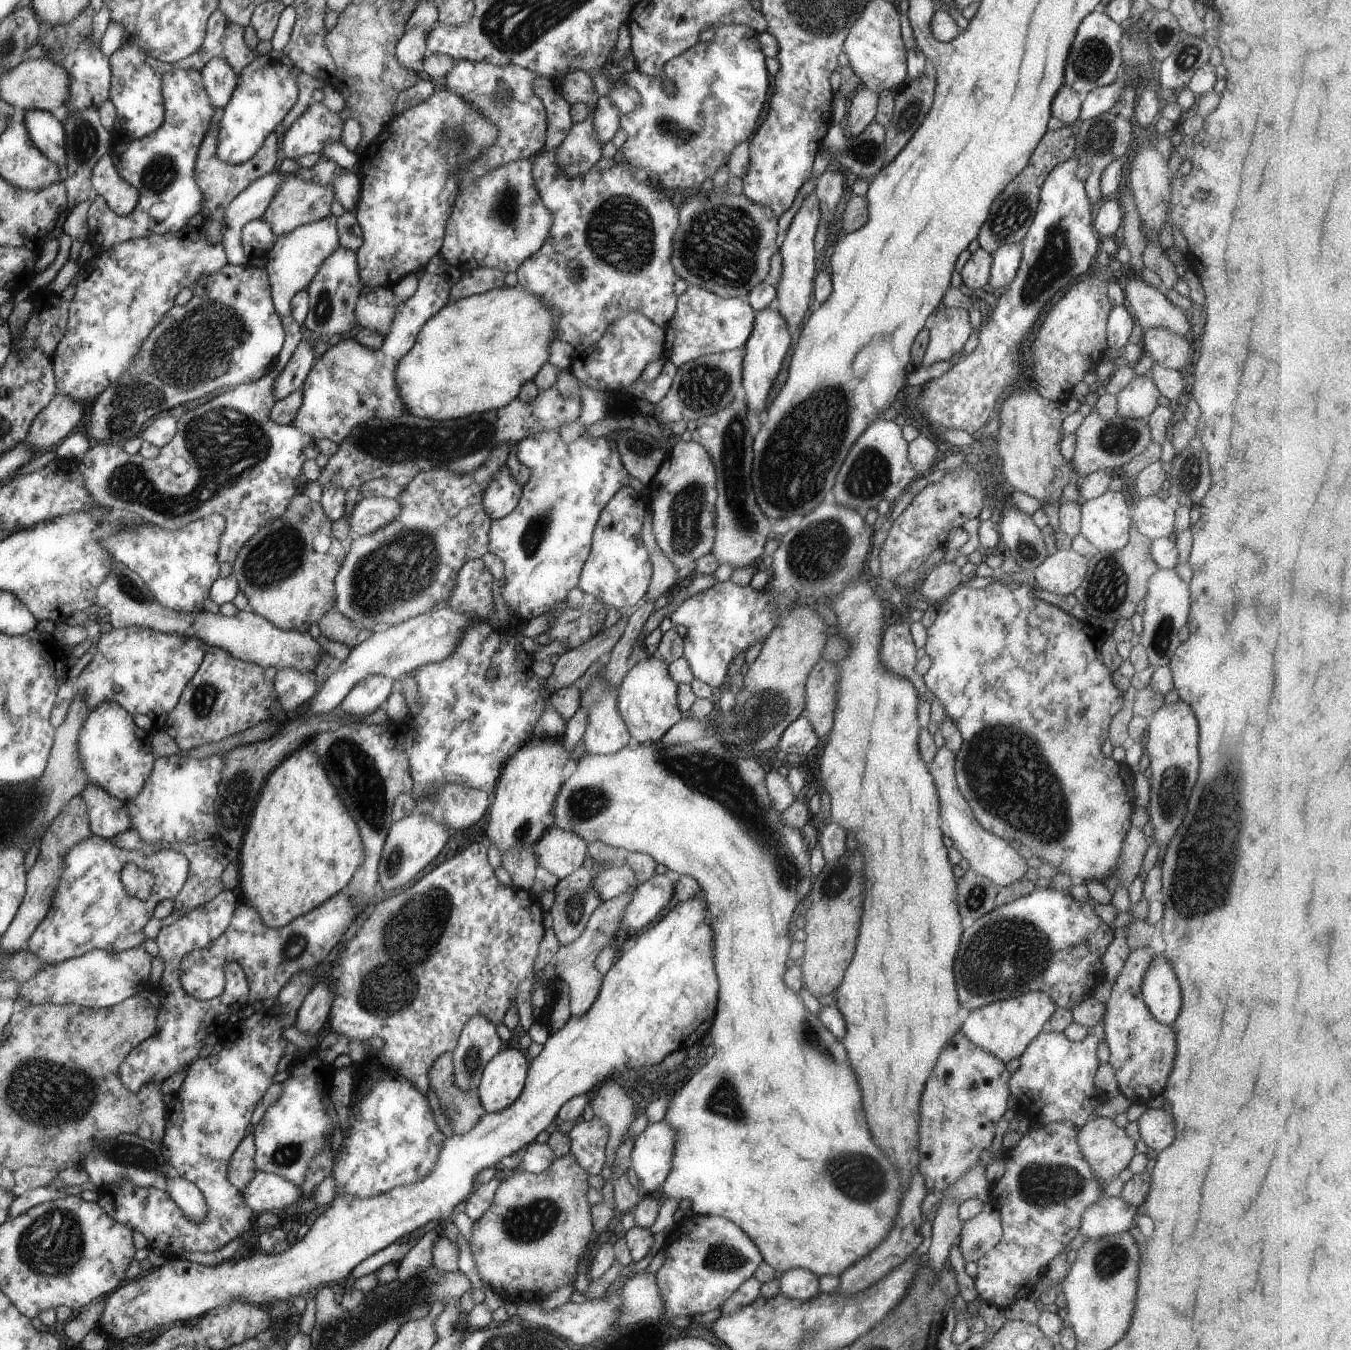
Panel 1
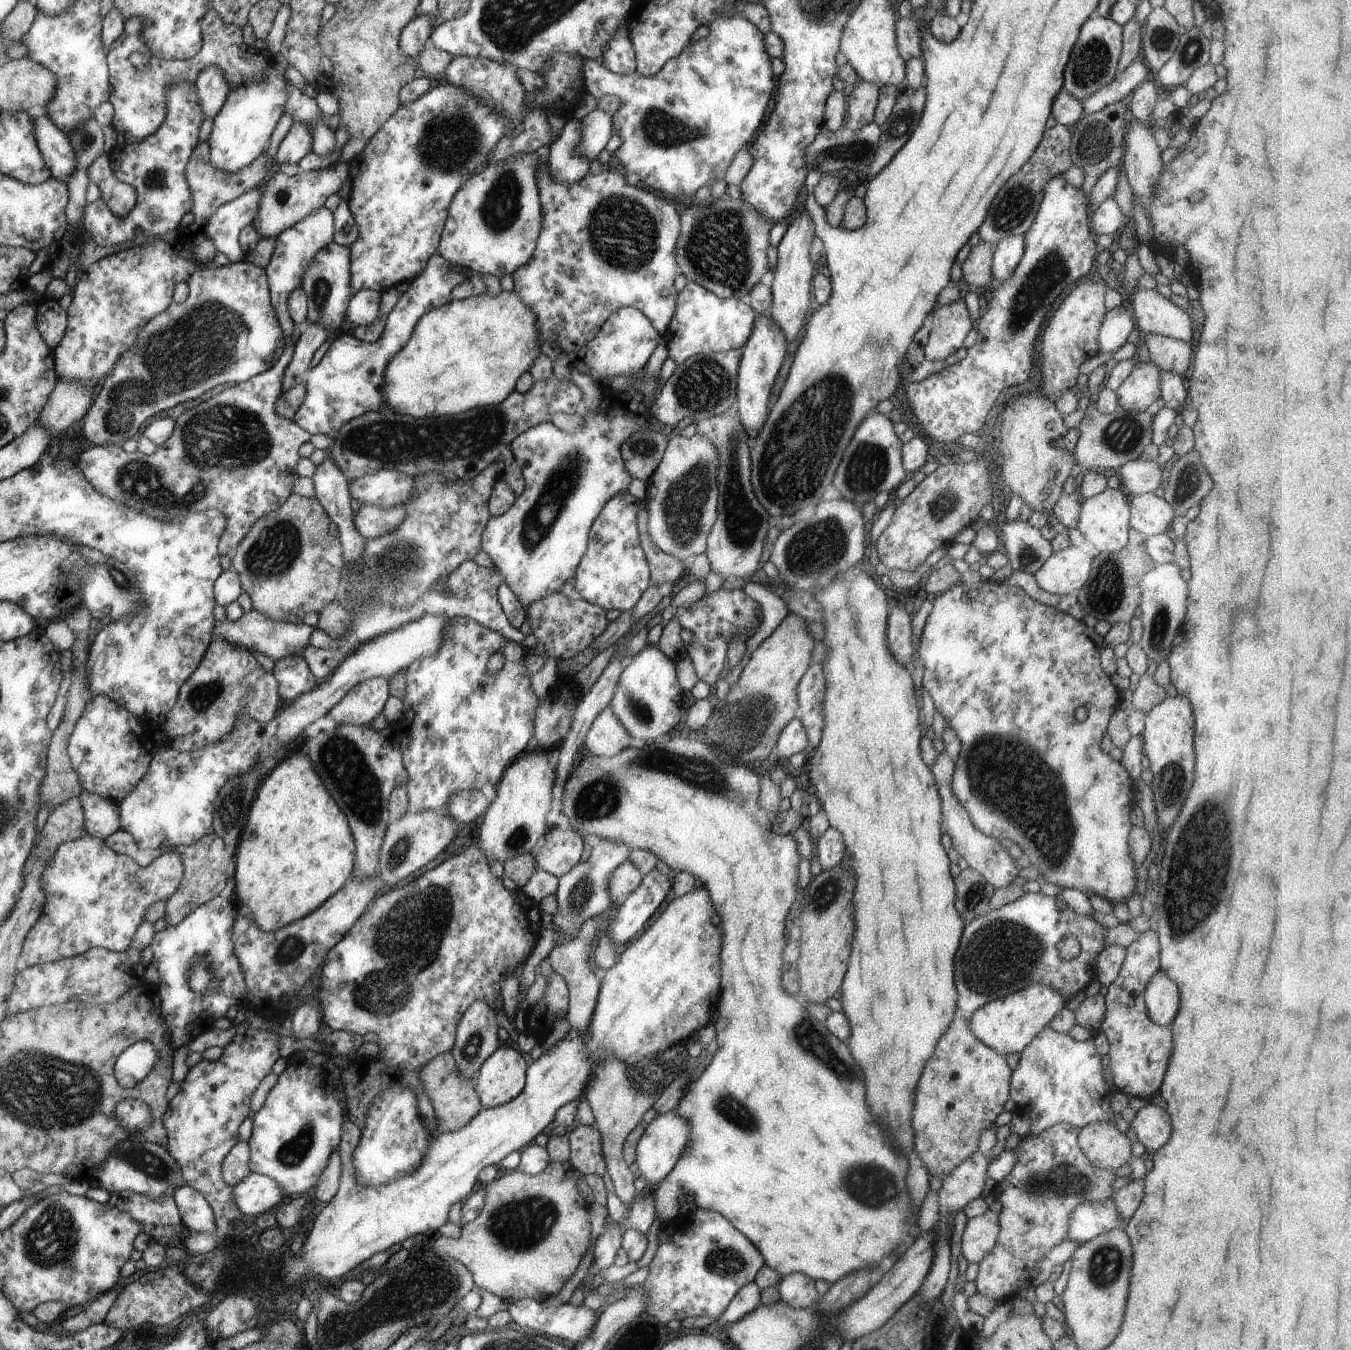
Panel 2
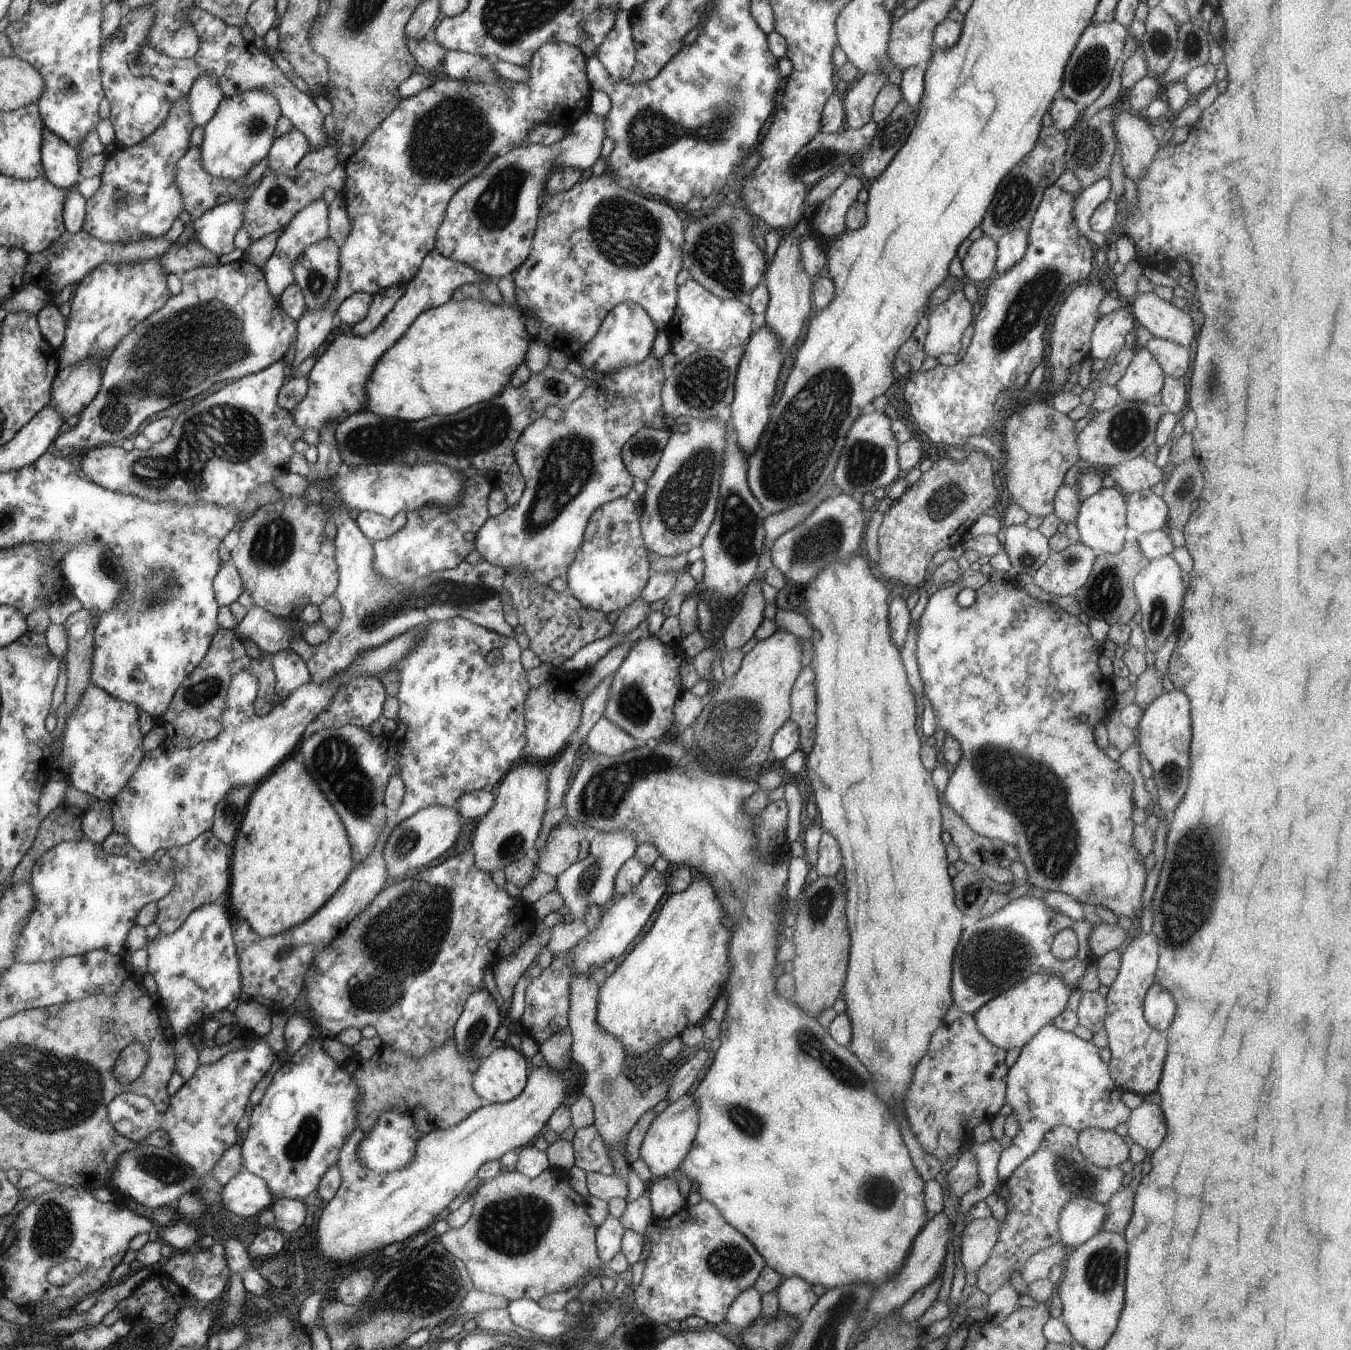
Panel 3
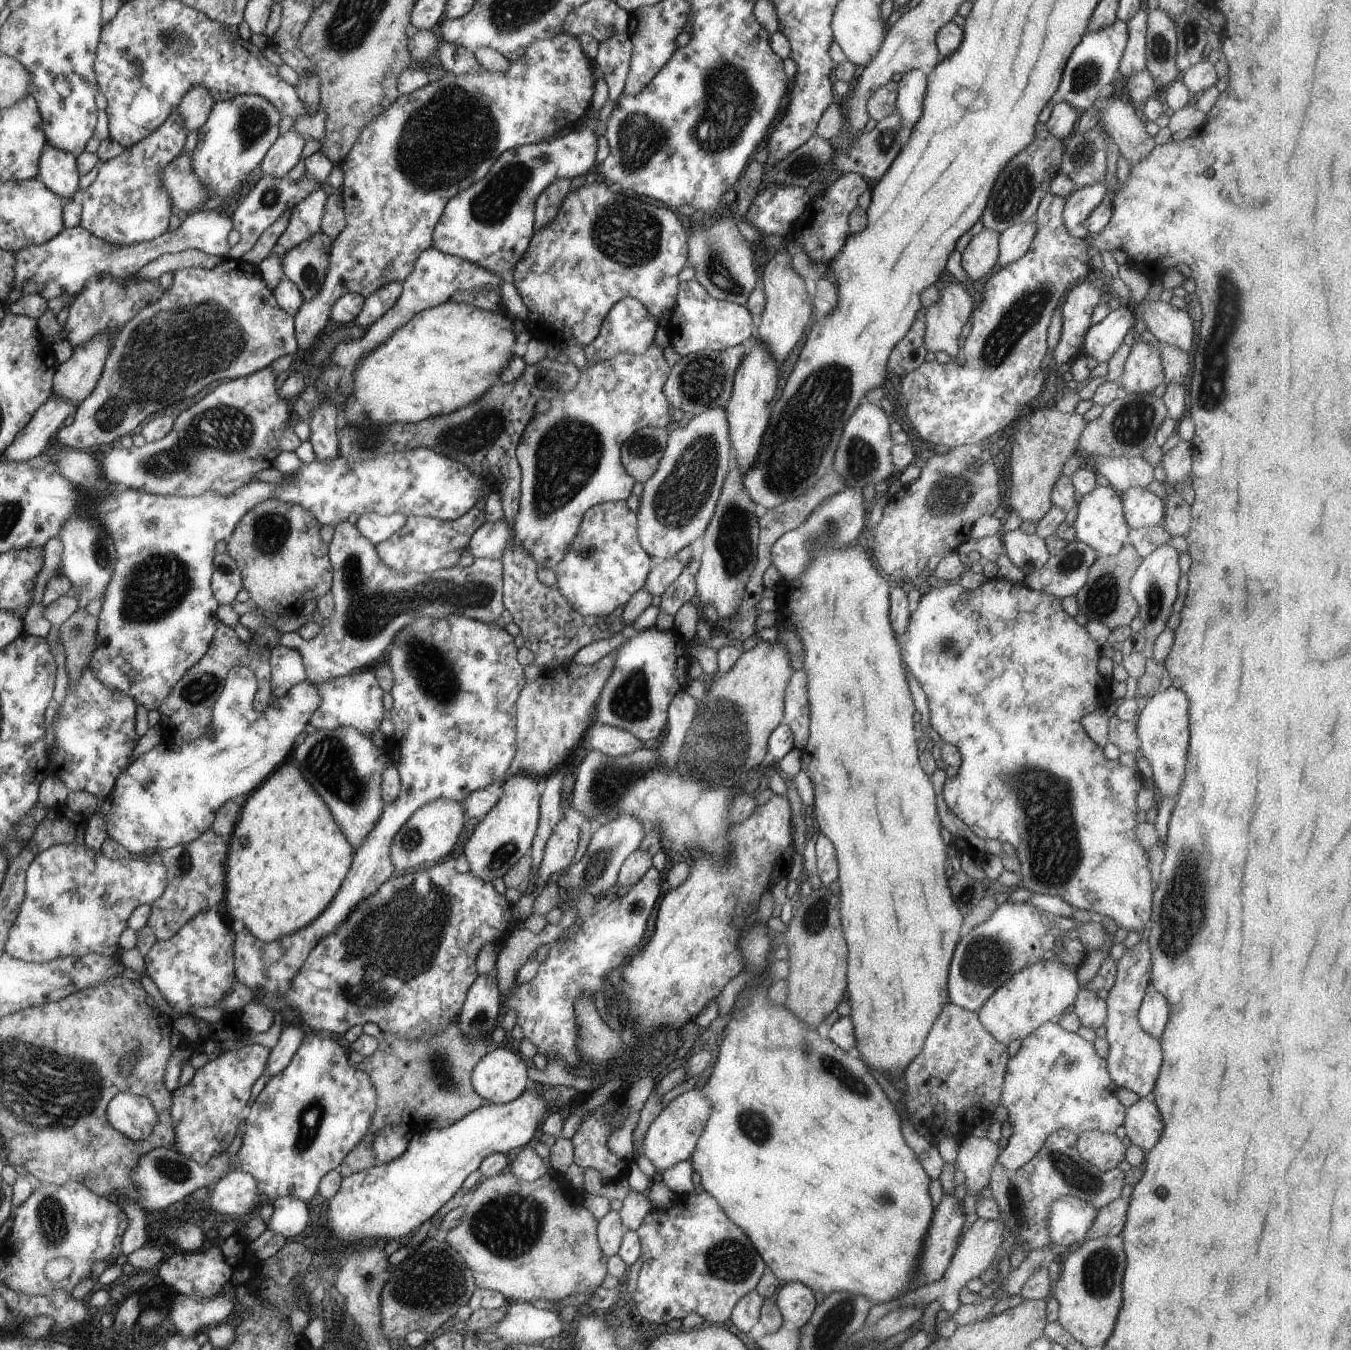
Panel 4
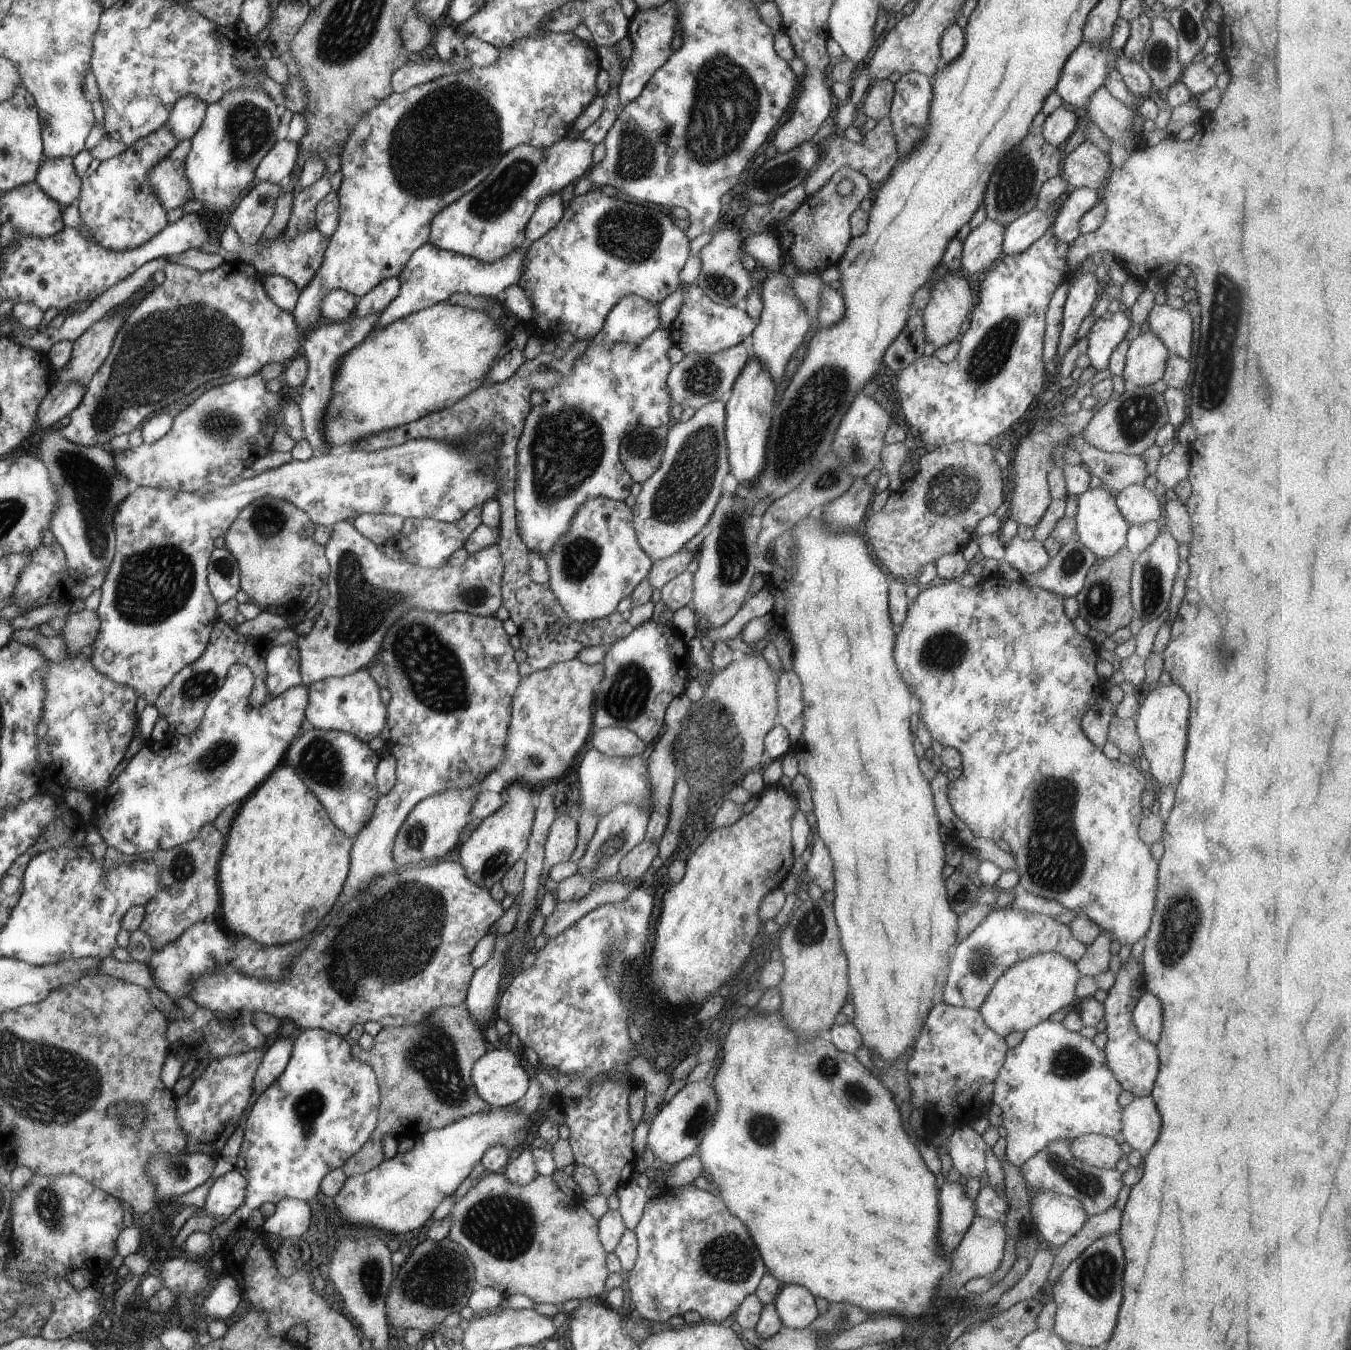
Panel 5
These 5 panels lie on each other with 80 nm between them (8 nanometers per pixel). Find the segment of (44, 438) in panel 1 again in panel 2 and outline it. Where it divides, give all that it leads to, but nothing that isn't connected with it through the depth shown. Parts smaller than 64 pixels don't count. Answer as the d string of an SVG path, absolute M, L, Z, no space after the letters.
M57 380L56 387L50 394L37 422L44 424L54 437L64 434L74 422L84 418L95 395L94 386L82 386L82 382Z

